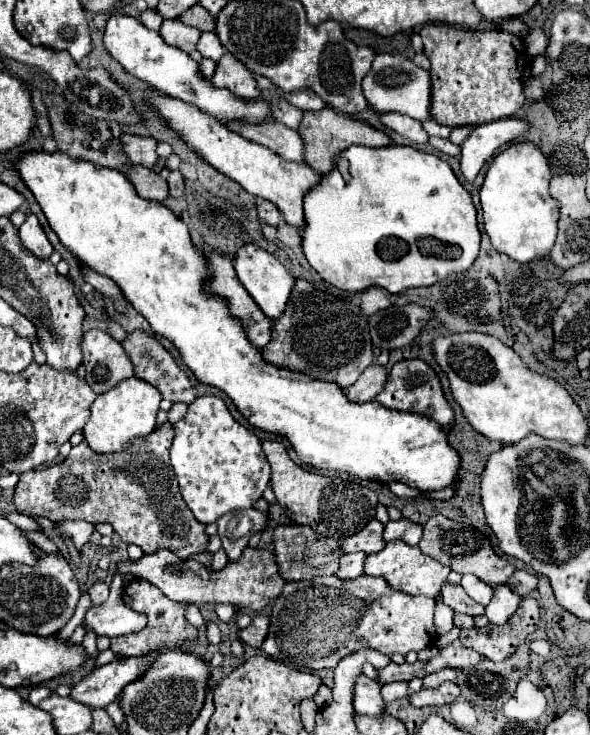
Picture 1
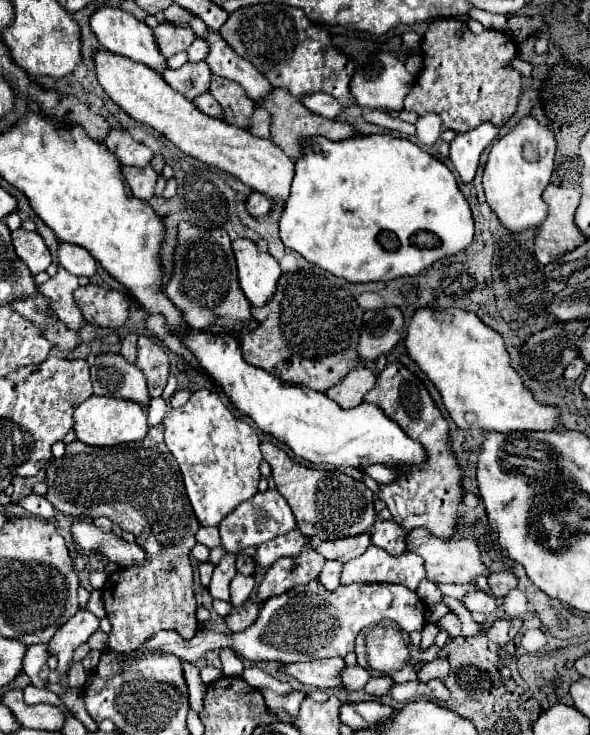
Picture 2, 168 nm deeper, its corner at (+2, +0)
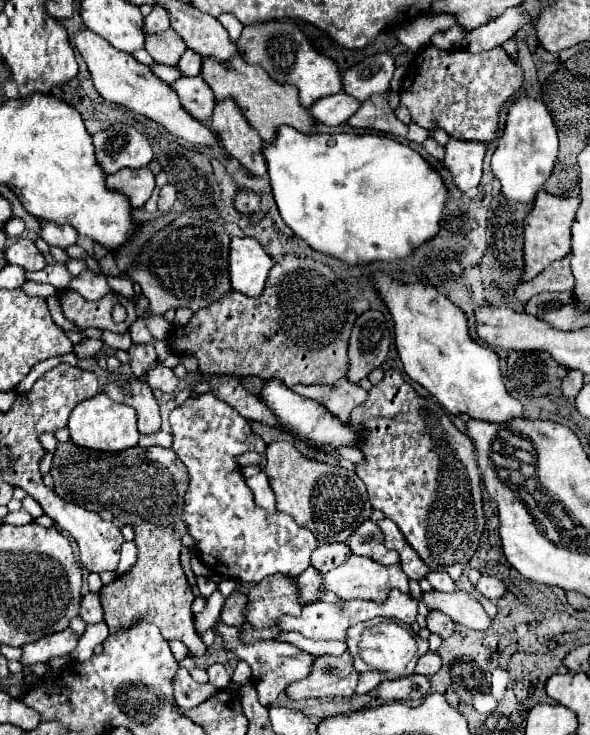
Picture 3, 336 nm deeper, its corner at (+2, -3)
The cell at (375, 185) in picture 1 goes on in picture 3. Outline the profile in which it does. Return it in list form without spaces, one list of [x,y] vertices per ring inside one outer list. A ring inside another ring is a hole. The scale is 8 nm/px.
[[[290,125],[276,129],[274,141],[262,147],[276,205],[286,225],[312,249],[360,265],[372,261],[398,261],[418,245],[432,239],[440,229],[440,215],[448,189],[442,177],[408,145],[380,135],[312,133],[304,135]]]

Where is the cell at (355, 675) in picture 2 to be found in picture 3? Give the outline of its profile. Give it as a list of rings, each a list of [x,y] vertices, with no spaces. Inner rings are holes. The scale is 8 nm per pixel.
[[[346,651],[340,657],[334,655],[318,657],[308,677],[290,683],[286,695],[292,701],[352,697],[356,683],[358,683],[358,671],[354,669],[352,657]]]

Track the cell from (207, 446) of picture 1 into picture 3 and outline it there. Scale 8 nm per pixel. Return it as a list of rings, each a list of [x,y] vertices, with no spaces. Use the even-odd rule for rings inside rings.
[[[204,393],[198,399],[190,397],[186,399],[184,405],[176,407],[170,413],[170,425],[172,425],[172,435],[174,435],[172,449],[190,471],[190,487],[184,499],[186,501],[184,523],[188,527],[188,533],[194,539],[192,551],[200,557],[200,561],[216,569],[222,577],[228,577],[234,581],[250,581],[250,583],[260,583],[264,577],[274,575],[274,573],[296,577],[304,569],[308,569],[310,555],[318,547],[316,537],[308,529],[296,525],[296,521],[290,515],[279,511],[268,515],[262,507],[258,507],[254,503],[252,491],[246,485],[242,469],[236,463],[236,457],[246,451],[262,453],[266,449],[264,441],[252,433],[248,421],[228,403],[216,399],[212,393]]]

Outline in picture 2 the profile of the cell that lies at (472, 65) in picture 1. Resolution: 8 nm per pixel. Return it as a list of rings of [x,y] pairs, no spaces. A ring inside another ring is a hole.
[[[434,20],[422,38],[420,52],[424,68],[404,100],[406,110],[418,116],[434,112],[440,116],[442,126],[454,132],[468,132],[482,122],[502,126],[516,112],[522,76],[506,66],[516,58],[516,44],[504,32],[484,30],[476,36],[462,20]],[[456,30],[462,30],[464,36],[456,38]]]

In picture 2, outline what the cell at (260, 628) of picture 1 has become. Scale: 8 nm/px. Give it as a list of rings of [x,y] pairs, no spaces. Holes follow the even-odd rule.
[[[244,602],[240,608],[232,608],[230,616],[226,618],[226,624],[232,632],[244,632],[252,622],[256,622],[256,616],[260,612],[260,606],[254,602]]]

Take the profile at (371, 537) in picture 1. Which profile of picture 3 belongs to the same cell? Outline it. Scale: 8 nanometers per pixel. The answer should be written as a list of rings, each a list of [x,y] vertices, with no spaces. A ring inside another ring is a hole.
[[[324,543],[312,553],[312,567],[320,573],[328,573],[350,557],[350,549],[344,543]]]

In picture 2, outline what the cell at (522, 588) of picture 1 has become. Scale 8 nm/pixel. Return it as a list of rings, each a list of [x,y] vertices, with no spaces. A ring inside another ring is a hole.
[[[496,572],[496,574],[490,574],[488,584],[496,598],[504,598],[512,588],[518,586],[518,578],[512,572]]]

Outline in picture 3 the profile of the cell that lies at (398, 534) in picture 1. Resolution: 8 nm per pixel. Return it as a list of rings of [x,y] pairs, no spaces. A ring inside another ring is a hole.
[[[364,521],[354,533],[352,537],[346,539],[346,545],[350,547],[350,551],[354,555],[366,555],[382,565],[392,565],[398,563],[398,555],[396,551],[390,551],[384,547],[384,539],[382,539],[382,531],[376,523],[372,521]]]

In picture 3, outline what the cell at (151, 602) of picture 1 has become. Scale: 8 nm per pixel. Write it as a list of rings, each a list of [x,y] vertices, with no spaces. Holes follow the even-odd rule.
[[[68,441],[56,445],[50,473],[60,497],[78,501],[88,511],[108,509],[114,517],[120,517],[124,507],[124,523],[132,525],[136,531],[136,565],[122,577],[116,577],[114,583],[100,589],[104,623],[110,633],[116,633],[130,623],[154,623],[166,641],[180,639],[194,657],[202,657],[206,645],[194,629],[194,615],[190,609],[194,593],[178,559],[182,549],[180,537],[186,535],[182,509],[184,493],[188,489],[188,471],[178,455],[164,447],[132,447],[120,453],[102,453]]]

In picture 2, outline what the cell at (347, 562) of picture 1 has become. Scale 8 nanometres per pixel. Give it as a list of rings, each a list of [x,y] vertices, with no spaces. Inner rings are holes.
[[[330,560],[330,562],[326,562],[324,564],[324,570],[320,572],[320,582],[326,586],[326,590],[336,590],[338,586],[340,586],[340,568],[342,568],[344,564],[342,562],[338,562],[338,560]]]

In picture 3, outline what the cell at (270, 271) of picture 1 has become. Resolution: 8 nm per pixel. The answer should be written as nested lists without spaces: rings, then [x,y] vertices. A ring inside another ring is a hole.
[[[232,237],[228,269],[230,269],[230,285],[236,291],[248,297],[260,295],[272,265],[274,259],[266,255],[266,251],[256,239]]]

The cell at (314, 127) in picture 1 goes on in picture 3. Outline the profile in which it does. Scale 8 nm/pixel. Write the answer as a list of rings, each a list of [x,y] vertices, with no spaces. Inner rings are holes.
[[[236,53],[236,59],[232,59],[232,63],[228,63],[228,67],[224,67],[224,63],[216,63],[216,59],[204,59],[200,75],[214,91],[216,101],[222,101],[222,99],[236,101],[236,105],[240,107],[240,111],[244,113],[248,123],[260,133],[260,137],[264,141],[270,141],[274,137],[276,127],[280,127],[280,125],[290,125],[302,133],[316,131],[312,115],[298,101],[296,87],[276,83],[262,67],[246,63],[244,57],[240,57],[238,53]]]

